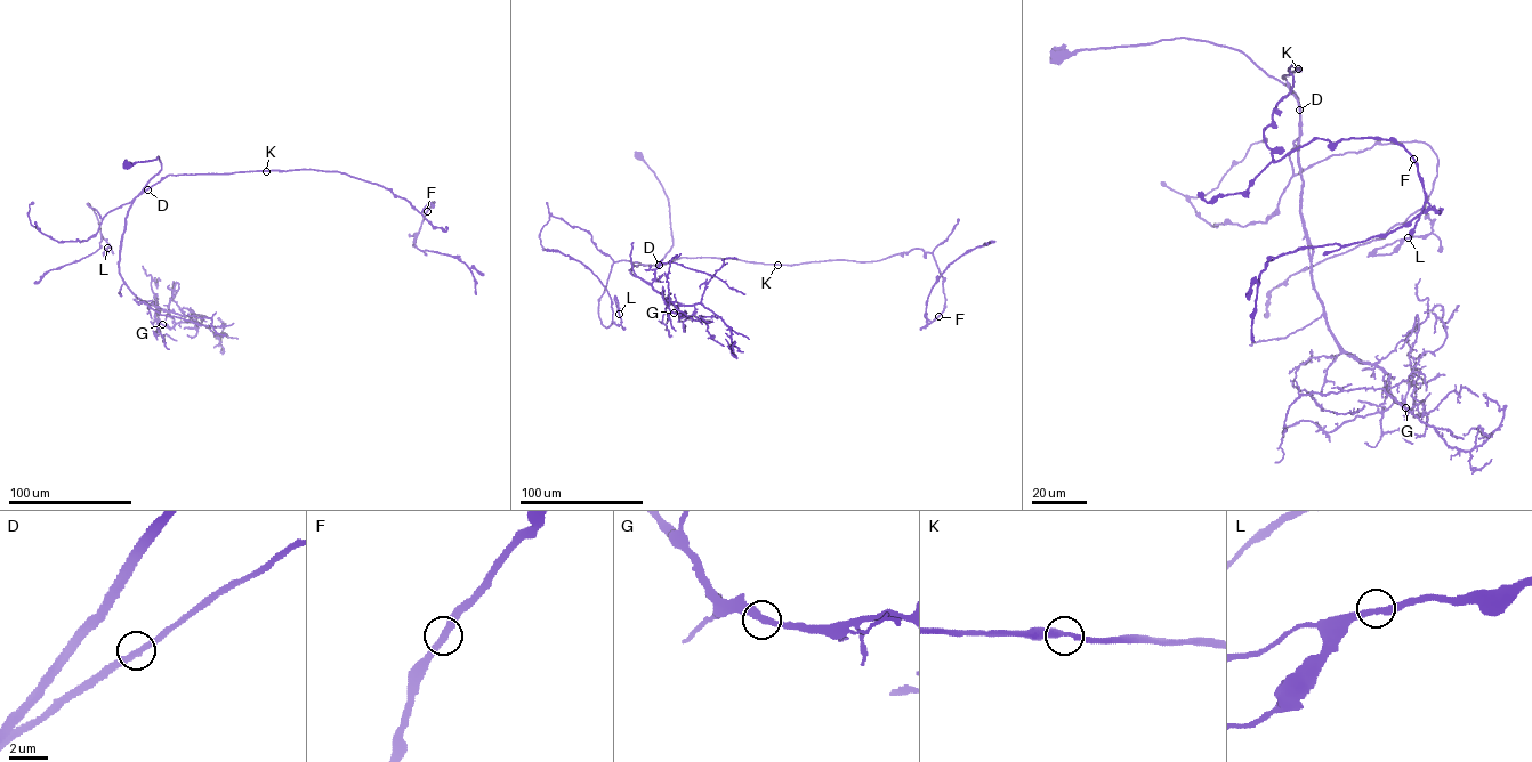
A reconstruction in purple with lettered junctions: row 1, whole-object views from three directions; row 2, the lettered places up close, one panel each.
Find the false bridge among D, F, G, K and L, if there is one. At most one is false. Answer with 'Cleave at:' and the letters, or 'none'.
Cleave at: none

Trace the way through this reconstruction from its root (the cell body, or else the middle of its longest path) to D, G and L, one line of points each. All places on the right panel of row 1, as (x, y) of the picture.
D: (1057, 56), (1178, 38), (1206, 40), (1243, 53), (1293, 91), (1299, 110)
G: (1057, 56), (1201, 40), (1240, 50), (1293, 91), (1313, 288), (1336, 342), (1378, 366), (1405, 407)
L: (1057, 56), (1178, 38), (1240, 50), (1297, 97), (1293, 175), (1426, 143), (1432, 230), (1408, 237)

